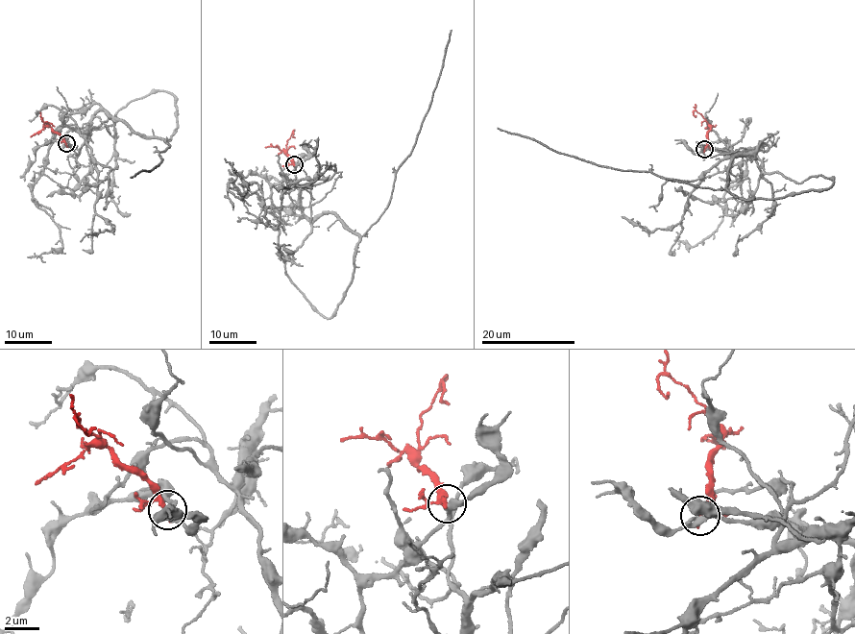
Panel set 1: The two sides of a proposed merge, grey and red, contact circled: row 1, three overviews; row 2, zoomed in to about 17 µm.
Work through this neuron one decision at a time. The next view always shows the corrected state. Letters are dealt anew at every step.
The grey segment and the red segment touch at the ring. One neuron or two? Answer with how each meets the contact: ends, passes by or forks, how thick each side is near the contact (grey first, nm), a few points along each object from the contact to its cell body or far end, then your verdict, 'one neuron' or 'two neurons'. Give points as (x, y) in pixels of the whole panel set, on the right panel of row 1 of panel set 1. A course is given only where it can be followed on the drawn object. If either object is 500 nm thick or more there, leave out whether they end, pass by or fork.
grey passes by; red passes by; 280 nm thick on the grey side, 240 nm on the other; grey runs (704, 149), (833, 182), (737, 198), (733, 158), (762, 140), (716, 231), (693, 247), (676, 236); red runs (704, 149), (710, 128), (695, 111), (696, 115); two neurons

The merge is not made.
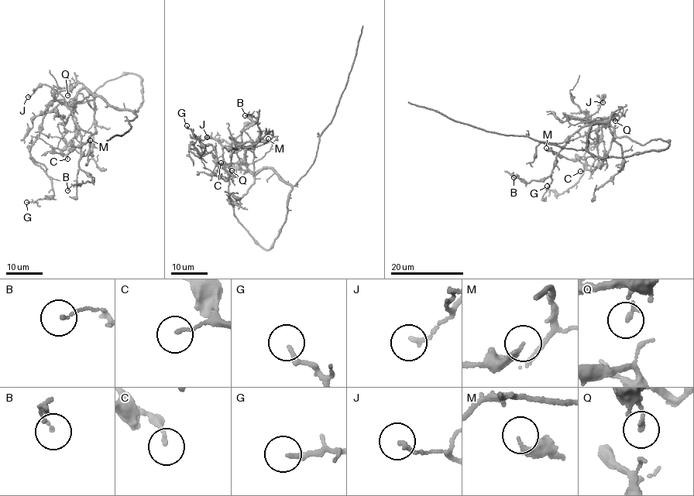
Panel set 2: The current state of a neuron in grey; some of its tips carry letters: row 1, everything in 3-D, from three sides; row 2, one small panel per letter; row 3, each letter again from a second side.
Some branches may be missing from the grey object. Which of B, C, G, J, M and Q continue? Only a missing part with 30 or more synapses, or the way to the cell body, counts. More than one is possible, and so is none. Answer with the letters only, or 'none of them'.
none of them

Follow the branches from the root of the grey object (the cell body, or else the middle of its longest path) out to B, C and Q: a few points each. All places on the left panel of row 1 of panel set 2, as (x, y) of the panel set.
B: (136, 111), (108, 104), (87, 88), (77, 94), (71, 108), (80, 137), (80, 167), (91, 180), (67, 190)
C: (136, 111), (143, 102), (139, 75), (108, 81), (94, 91), (91, 100), (75, 104), (75, 134), (67, 159)
Q: (136, 111), (132, 113), (108, 104), (100, 97), (89, 93), (81, 83), (78, 83), (68, 91), (67, 95)

